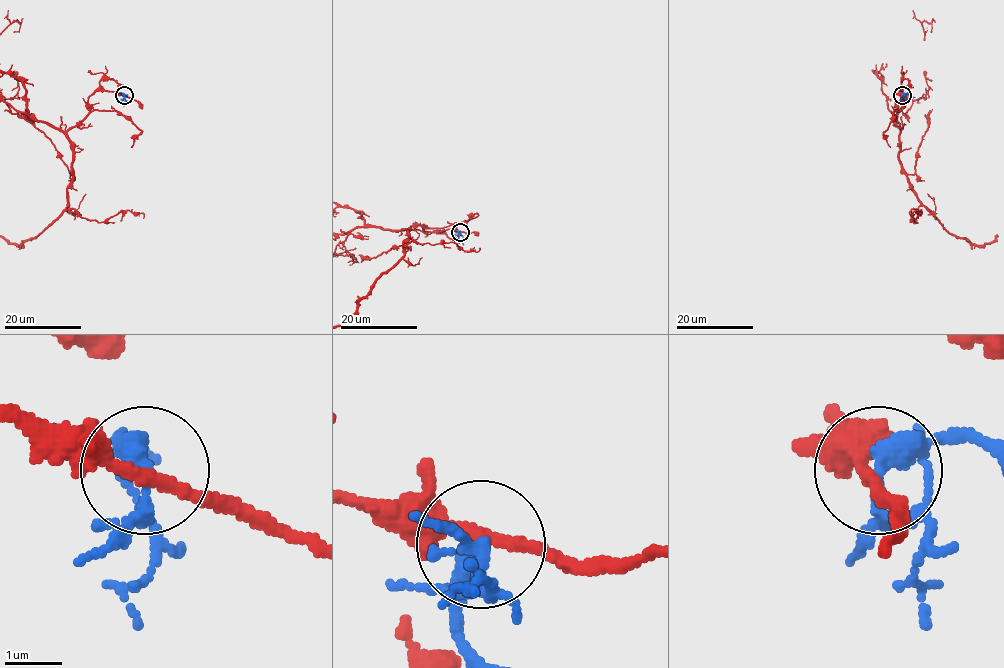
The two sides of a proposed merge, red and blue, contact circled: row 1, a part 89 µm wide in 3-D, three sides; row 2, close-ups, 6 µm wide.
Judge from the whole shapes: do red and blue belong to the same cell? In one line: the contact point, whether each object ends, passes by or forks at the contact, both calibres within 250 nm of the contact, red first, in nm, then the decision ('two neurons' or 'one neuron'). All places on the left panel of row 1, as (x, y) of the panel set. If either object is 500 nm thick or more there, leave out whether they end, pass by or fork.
(124, 95) | red passes by | blue forks | 240/280 nm | two neurons

